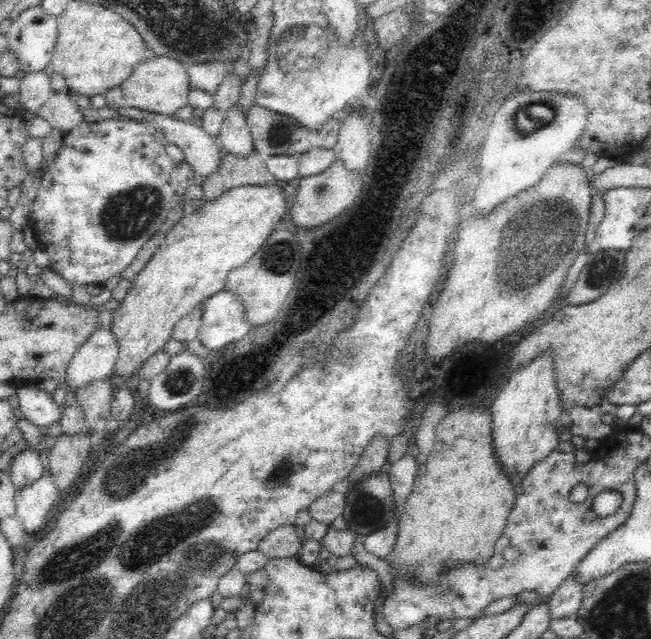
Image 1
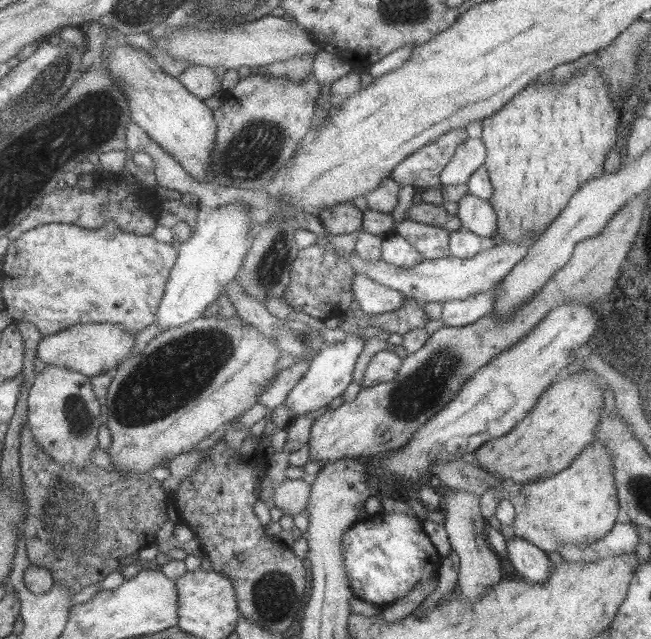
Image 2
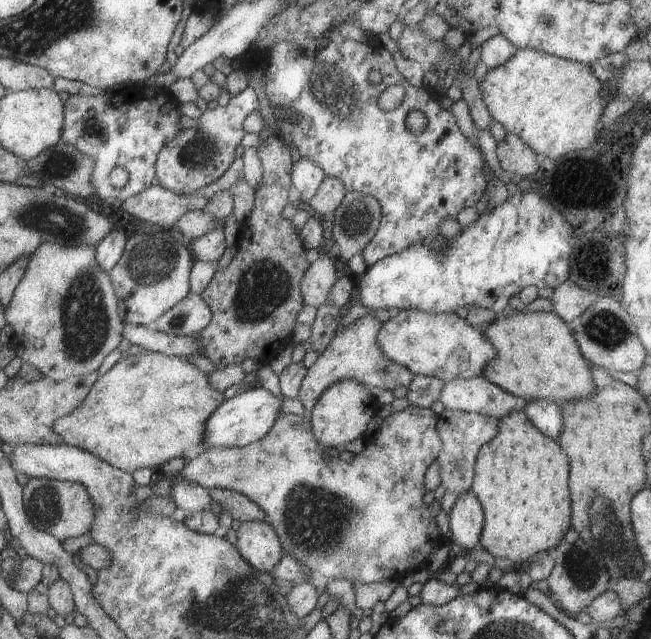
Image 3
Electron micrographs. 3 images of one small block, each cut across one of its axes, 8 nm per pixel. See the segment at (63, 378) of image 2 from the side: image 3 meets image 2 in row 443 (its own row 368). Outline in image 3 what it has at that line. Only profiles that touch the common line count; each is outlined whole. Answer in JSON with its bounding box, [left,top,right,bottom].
[4,242,124,382]

